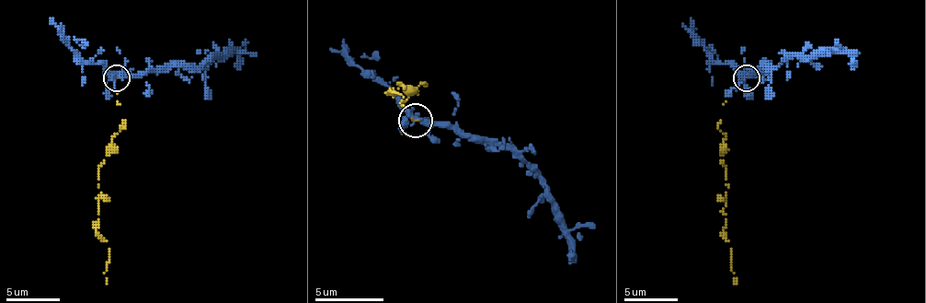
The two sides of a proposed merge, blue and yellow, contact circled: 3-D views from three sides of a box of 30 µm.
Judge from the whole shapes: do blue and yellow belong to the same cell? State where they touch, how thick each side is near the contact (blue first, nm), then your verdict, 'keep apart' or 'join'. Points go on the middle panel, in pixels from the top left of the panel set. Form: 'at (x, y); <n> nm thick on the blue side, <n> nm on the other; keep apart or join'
at (415, 120); 360 nm thick on the blue side, 130 nm on the other; join

